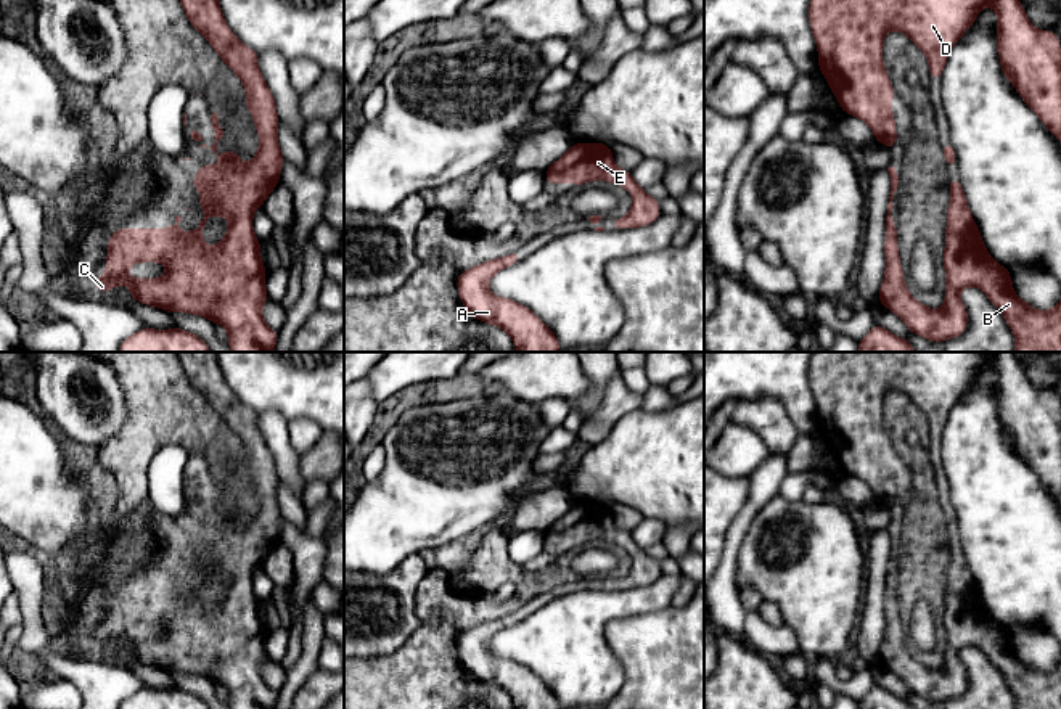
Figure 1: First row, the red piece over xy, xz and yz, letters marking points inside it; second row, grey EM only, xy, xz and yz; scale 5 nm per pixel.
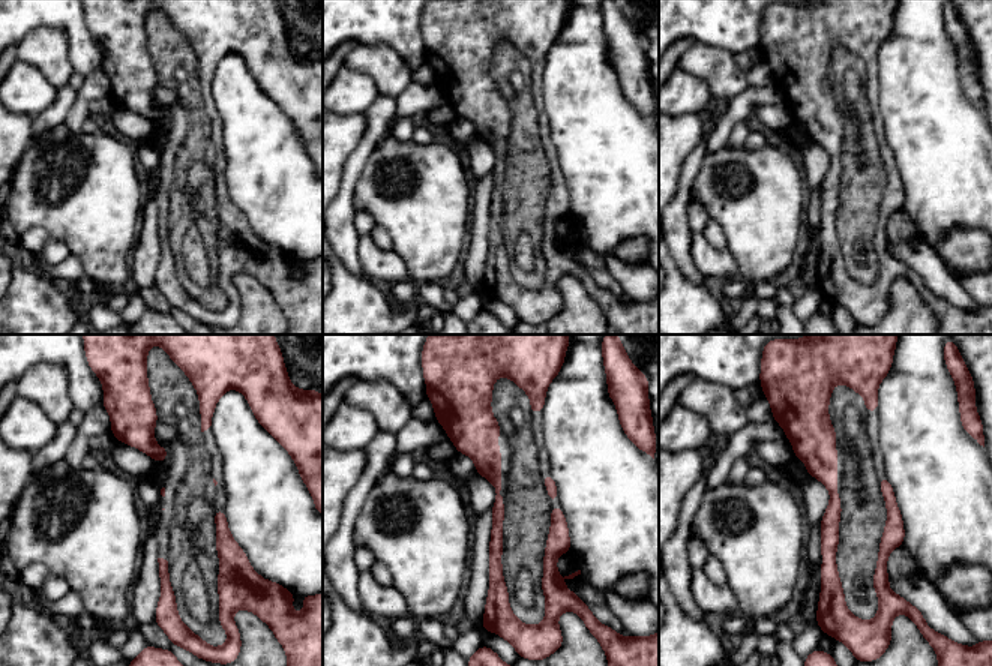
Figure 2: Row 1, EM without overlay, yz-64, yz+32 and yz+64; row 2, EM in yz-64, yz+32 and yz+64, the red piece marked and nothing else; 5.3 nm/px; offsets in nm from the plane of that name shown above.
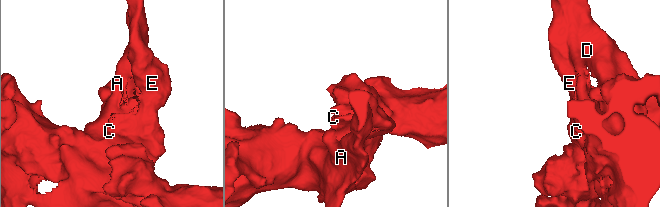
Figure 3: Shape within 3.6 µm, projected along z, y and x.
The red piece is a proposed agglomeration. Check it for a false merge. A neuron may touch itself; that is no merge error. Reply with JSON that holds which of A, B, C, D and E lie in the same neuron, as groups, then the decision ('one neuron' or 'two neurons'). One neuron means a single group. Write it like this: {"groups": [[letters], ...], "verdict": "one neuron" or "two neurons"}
{"groups": [["A", "B", "C", "D", "E"]], "verdict": "one neuron"}

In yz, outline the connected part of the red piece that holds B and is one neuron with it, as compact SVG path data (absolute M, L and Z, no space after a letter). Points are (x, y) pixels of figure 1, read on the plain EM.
M887 527L887 532L891 556L886 576L886 633L878 662L905 682L910 693L942 703L966 691L968 672L960 661L960 651L976 646L1003 674L1016 699L1014 709L1061 709L1061 661L1051 670L1035 670L1016 656L1010 629L997 624L984 606L960 540L948 539L950 563L942 621L947 633L944 667L929 669L908 653L897 609L897 587L891 576L899 537L895 527Z

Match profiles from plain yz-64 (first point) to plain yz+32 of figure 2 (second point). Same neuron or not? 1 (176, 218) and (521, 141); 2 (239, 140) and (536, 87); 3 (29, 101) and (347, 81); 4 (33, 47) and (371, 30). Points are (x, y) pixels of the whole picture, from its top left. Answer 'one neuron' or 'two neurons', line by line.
1: one neuron
2: two neurons
3: one neuron
4: two neurons

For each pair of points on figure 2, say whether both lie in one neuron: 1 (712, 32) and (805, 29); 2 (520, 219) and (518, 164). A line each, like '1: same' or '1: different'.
1: different
2: same

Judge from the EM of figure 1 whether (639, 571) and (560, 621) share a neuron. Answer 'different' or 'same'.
different

